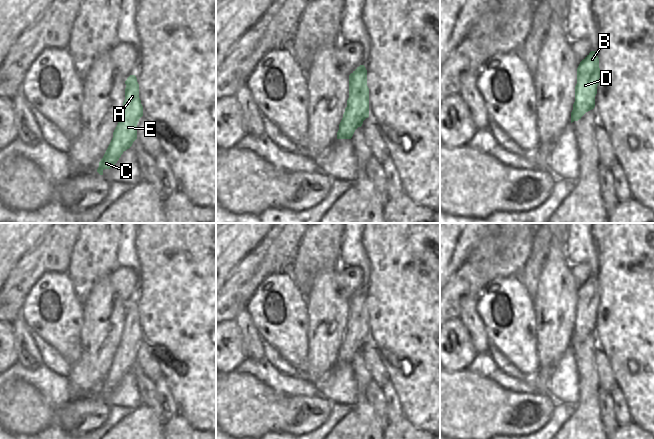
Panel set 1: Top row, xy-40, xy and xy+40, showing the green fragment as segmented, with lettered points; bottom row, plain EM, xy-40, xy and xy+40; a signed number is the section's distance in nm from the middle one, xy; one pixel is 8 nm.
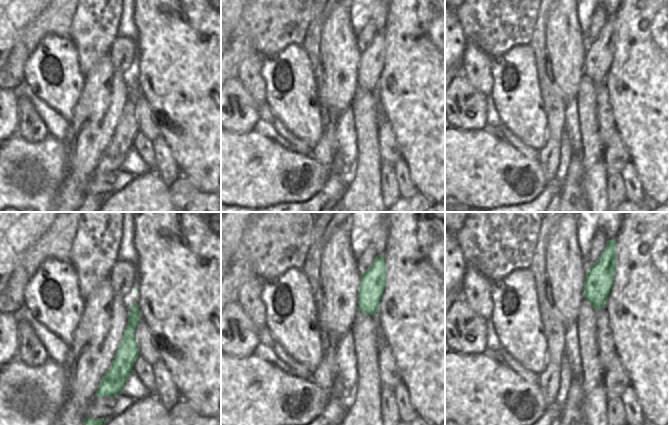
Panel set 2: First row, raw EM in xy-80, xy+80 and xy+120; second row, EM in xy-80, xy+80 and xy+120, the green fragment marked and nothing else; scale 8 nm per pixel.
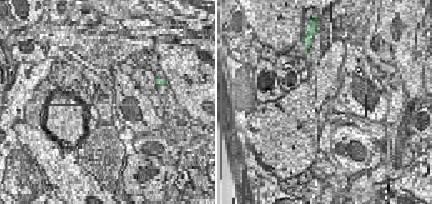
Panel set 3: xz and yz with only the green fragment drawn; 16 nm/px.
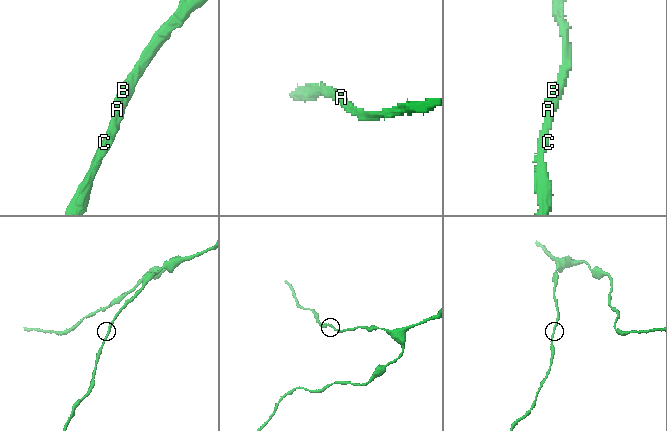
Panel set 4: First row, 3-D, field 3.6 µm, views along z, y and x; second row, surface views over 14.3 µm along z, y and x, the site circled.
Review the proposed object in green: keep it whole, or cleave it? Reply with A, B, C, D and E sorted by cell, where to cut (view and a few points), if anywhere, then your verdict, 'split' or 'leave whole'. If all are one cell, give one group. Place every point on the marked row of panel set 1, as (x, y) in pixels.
groups A B C D E; cut none; leave whole

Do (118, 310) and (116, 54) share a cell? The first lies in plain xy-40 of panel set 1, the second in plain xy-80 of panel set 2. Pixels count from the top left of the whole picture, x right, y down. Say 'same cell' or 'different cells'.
different cells

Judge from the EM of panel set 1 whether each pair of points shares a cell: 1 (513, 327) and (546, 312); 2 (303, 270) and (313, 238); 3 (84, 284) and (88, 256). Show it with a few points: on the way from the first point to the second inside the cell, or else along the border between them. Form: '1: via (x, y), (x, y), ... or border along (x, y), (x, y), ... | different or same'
1: border along (532, 299), (534, 329), (537, 341) | different
2: via (309, 262), (313, 258), (313, 246) | same
3: via (84, 277), (88, 263) | same

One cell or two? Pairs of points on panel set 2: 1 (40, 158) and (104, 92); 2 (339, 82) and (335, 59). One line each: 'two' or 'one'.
1: two
2: one

